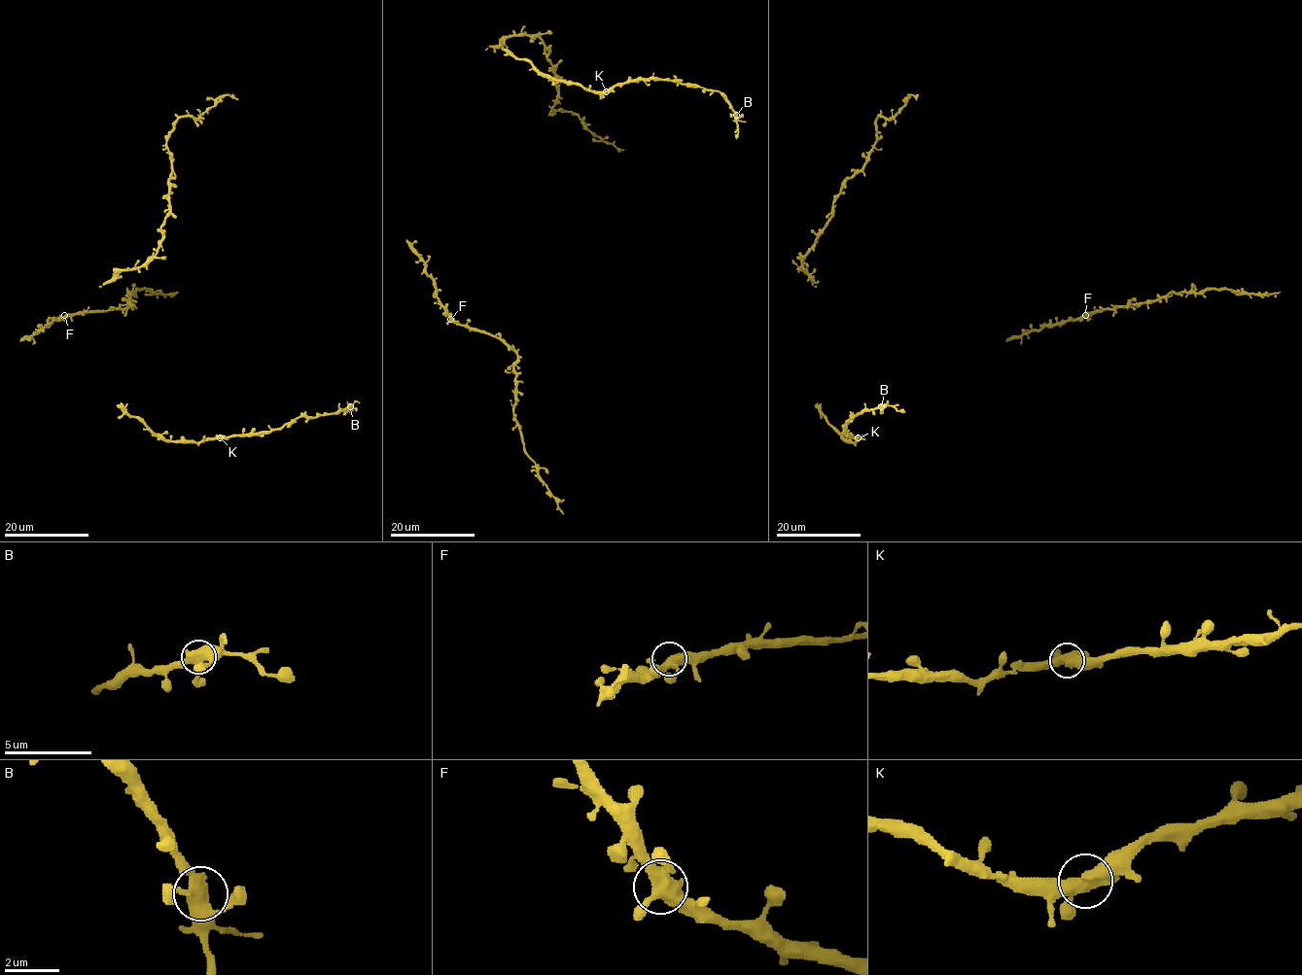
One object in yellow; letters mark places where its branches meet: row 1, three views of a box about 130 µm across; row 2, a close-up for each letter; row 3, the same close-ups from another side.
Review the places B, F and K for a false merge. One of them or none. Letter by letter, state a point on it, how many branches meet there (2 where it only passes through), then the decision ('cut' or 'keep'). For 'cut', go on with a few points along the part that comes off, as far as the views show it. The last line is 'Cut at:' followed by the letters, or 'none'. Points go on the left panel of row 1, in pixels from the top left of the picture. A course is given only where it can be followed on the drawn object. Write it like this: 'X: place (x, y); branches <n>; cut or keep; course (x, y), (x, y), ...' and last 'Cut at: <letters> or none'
B: place (350, 406); branches 4; keep
F: place (64, 315); branches 4; keep
K: place (220, 437); branches 4; keep
Cut at: none

